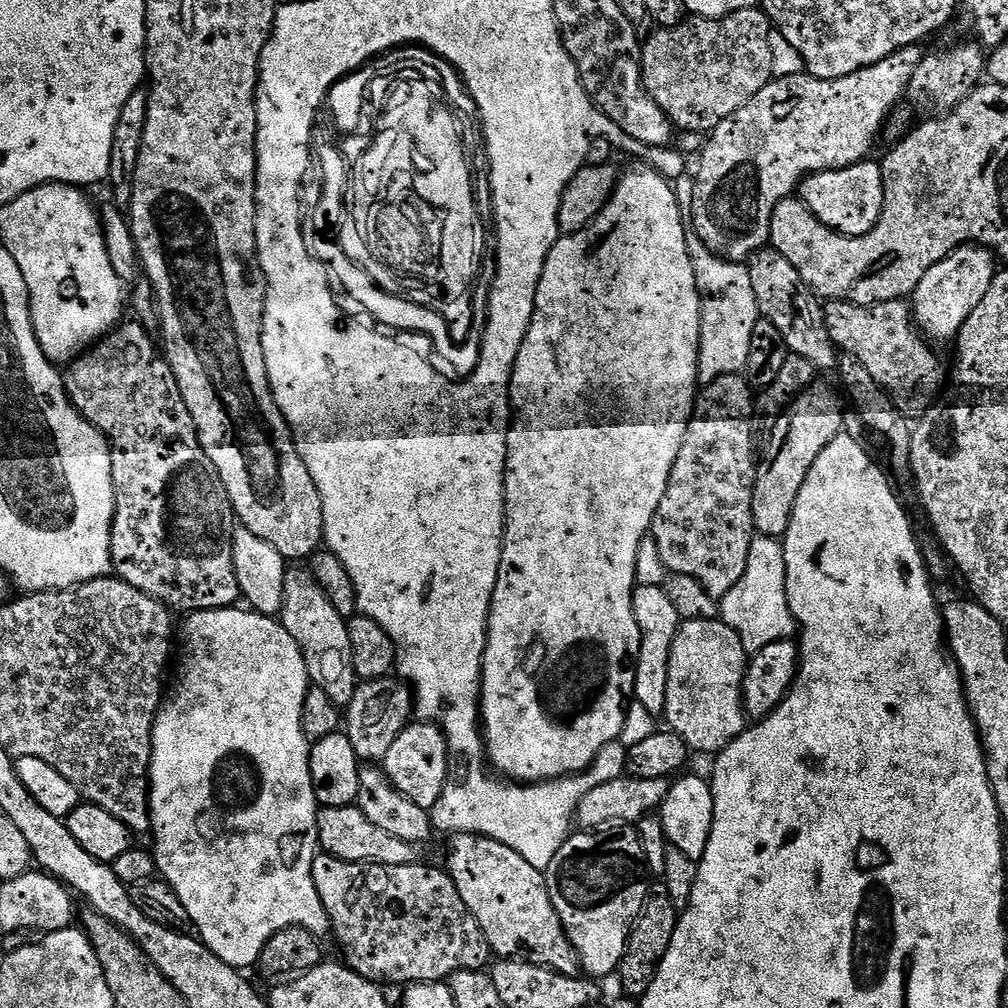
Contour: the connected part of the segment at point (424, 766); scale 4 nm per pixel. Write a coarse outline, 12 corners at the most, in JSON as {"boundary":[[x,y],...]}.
{"boundary":[[409,723],[382,767],[430,810],[448,773],[440,725]]}

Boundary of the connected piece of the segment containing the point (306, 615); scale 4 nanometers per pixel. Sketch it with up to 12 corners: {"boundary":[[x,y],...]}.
{"boundary":[[307,567],[279,619],[309,681],[347,709],[358,687],[348,621]]}

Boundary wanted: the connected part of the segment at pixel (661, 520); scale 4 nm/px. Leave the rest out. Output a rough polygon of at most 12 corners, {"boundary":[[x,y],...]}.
{"boundary":[[699,389],[650,533],[717,598],[746,574],[754,389]]}

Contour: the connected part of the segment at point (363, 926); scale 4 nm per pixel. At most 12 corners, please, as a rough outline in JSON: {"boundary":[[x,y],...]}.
{"boundary":[[327,854],[314,886],[362,978],[489,967],[443,867]]}

